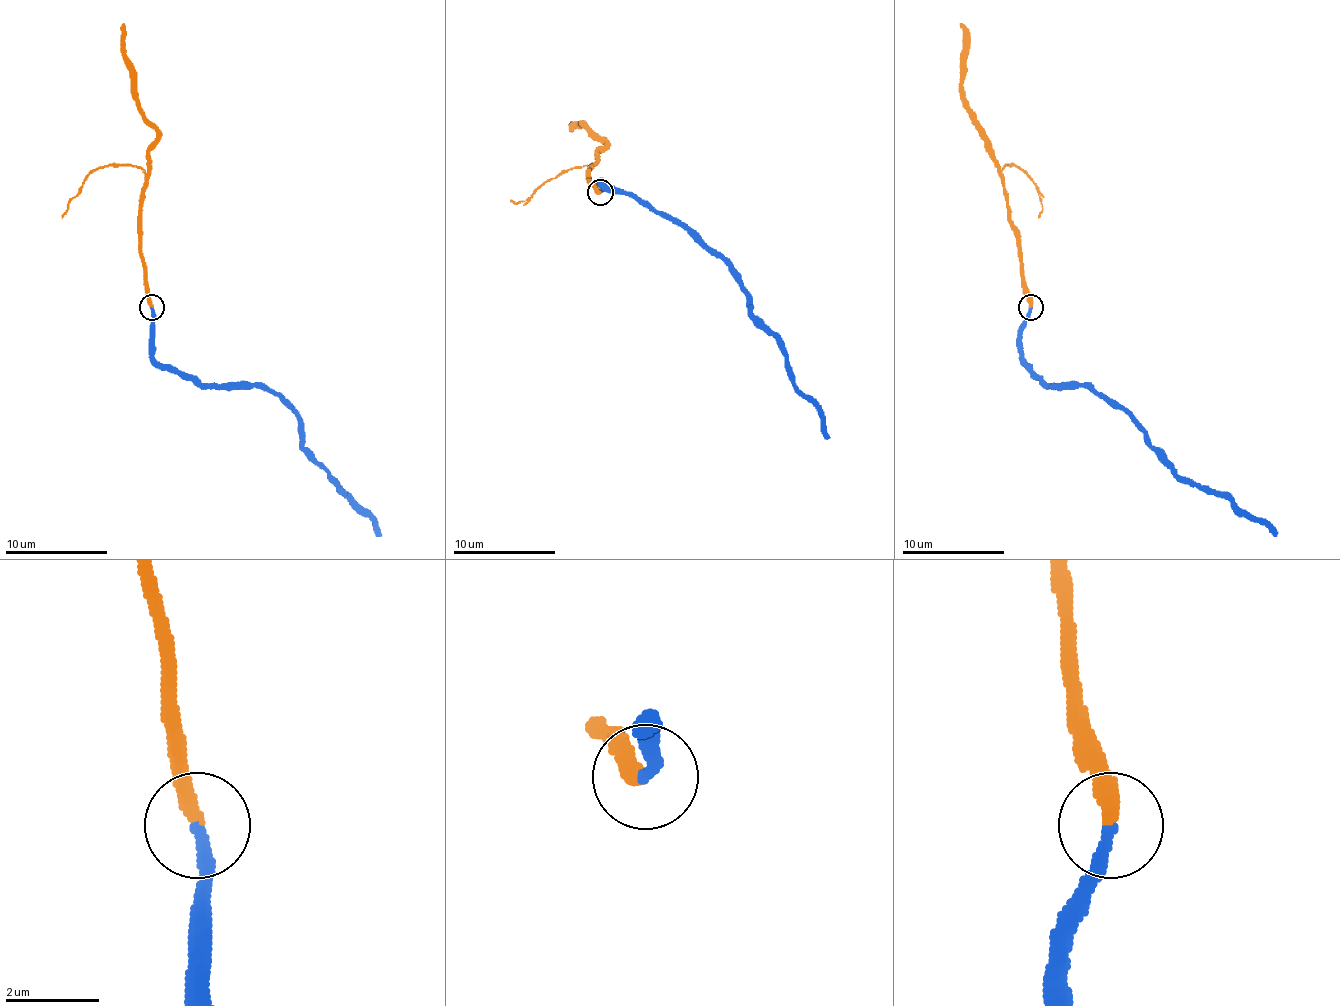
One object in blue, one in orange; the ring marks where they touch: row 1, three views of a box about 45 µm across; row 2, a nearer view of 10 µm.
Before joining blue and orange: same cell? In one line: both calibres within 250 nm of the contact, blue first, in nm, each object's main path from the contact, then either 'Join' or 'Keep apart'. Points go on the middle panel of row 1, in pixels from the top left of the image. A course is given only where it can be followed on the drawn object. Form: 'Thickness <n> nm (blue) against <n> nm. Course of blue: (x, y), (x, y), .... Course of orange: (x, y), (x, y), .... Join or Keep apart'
Thickness 280 nm (blue) against 380 nm. Course of blue: (599, 193), (602, 182), (640, 198), (714, 251), (780, 341), (793, 384), (829, 438). Course of orange: (599, 193), (589, 182), (589, 170), (604, 147), (581, 124), (571, 121). Join

